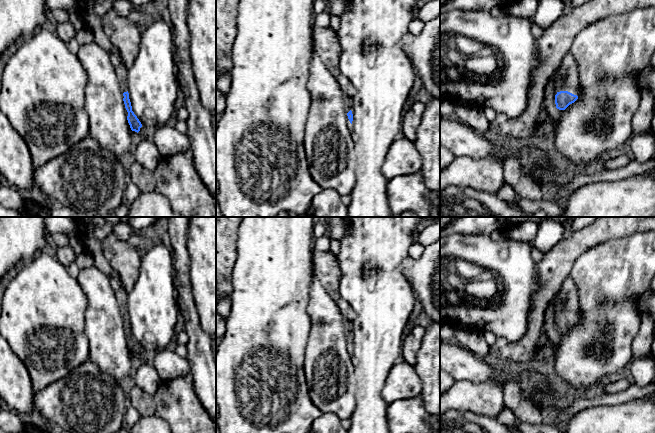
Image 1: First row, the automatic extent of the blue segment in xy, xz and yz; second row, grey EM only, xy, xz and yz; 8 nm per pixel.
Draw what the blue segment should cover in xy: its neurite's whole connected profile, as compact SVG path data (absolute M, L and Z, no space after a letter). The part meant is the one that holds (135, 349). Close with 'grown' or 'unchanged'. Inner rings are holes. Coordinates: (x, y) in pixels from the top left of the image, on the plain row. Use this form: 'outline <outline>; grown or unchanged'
outline M76 217L77 236L80 238L84 249L94 259L94 267L97 267L109 277L110 284L114 290L121 314L123 325L128 336L127 344L132 355L139 356L142 351L141 346L132 335L129 317L127 315L127 296L122 285L120 276L111 267L109 261L102 253L102 241L112 234L113 225L103 217Z; grown

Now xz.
outline M344 319L343 325L344 325L344 328L345 328L346 335L347 335L348 348L350 349L350 348L352 348L352 345L353 345L353 338L352 338L352 335L351 335L353 323L350 322L347 319Z; grown

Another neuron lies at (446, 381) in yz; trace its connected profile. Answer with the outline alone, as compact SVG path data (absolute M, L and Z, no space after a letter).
M440 368L440 396L453 385L454 381L449 373Z

